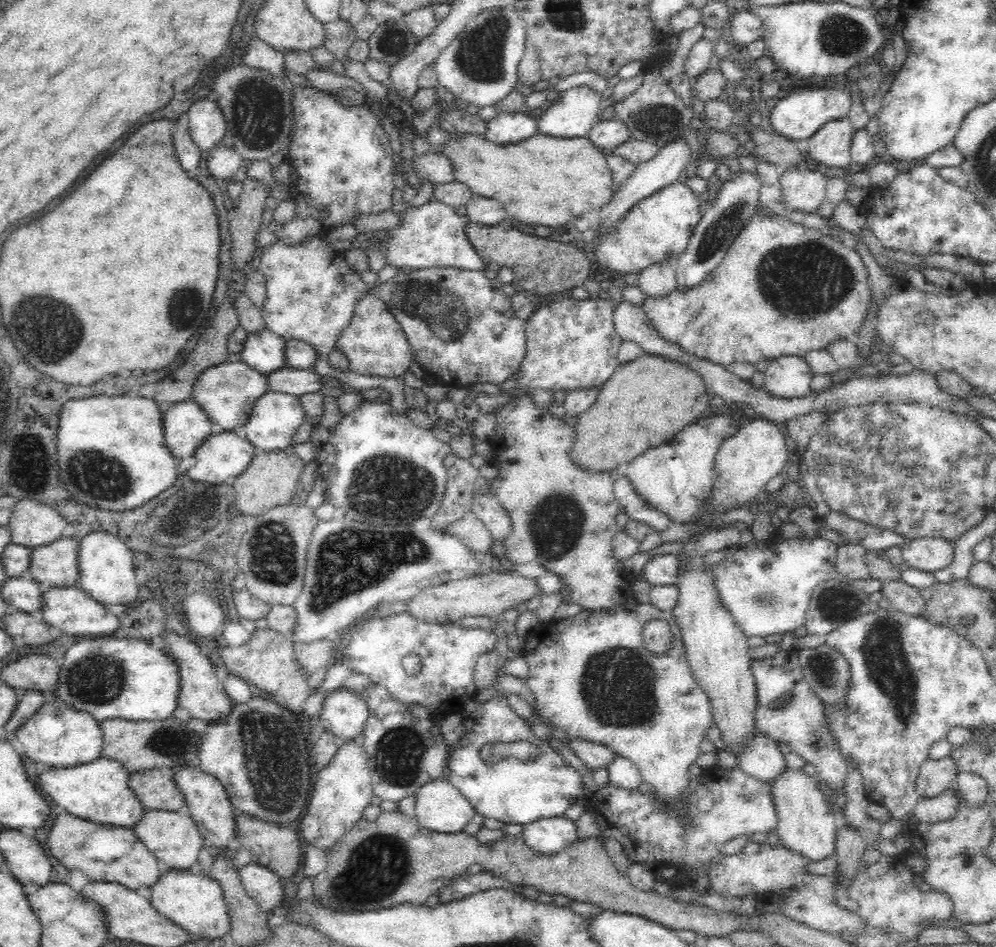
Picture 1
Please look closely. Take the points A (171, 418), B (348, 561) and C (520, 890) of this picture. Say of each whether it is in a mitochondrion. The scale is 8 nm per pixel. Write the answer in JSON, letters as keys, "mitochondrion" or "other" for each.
{"A":"other","B":"mitochondrion","C":"other"}

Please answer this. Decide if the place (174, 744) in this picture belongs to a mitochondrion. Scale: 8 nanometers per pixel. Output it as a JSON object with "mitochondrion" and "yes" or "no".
{"mitochondrion":"yes"}

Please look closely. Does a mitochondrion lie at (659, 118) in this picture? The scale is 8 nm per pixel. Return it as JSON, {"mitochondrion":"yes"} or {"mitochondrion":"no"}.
{"mitochondrion":"yes"}

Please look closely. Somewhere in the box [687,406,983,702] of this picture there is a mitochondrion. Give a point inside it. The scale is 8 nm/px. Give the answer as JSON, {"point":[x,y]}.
{"point":[833,603]}

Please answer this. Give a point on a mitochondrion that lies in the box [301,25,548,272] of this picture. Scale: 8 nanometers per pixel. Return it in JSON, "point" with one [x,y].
{"point":[392,42]}

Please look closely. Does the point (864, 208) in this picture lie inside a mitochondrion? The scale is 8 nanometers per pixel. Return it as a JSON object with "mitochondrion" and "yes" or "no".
{"mitochondrion":"no"}

